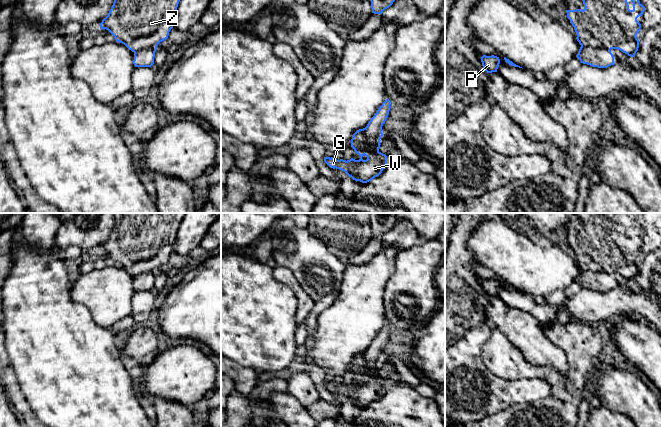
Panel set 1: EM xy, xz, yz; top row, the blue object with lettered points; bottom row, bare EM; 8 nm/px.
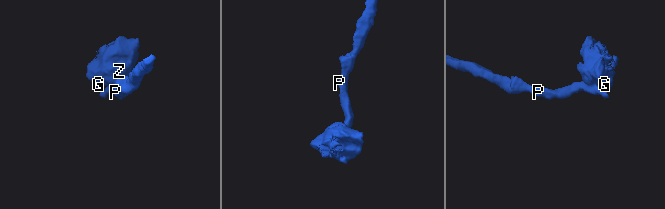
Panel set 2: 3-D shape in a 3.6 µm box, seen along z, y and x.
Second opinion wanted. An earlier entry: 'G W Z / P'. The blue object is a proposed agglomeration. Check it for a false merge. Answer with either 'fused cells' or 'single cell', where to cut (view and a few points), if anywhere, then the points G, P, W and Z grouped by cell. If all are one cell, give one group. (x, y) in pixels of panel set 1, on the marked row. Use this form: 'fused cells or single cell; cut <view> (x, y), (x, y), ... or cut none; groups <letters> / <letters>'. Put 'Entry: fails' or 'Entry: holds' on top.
Entry: holds
fused cells; cut xz (364, 128), (365, 142), (373, 146); groups G W Z / P

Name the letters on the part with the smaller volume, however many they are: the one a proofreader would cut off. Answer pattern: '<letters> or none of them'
G, W, Z

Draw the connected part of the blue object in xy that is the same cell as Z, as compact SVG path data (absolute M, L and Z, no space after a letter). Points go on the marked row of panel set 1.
M114 0L108 15L99 24L108 30L119 43L132 52L146 47L157 47L168 38L173 28L180 0Z

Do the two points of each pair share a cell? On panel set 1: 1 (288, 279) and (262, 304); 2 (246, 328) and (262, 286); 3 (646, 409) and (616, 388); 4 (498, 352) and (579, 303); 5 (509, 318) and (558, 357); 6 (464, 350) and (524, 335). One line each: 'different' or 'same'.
1: different
2: same
3: same
4: different
5: same
6: different

